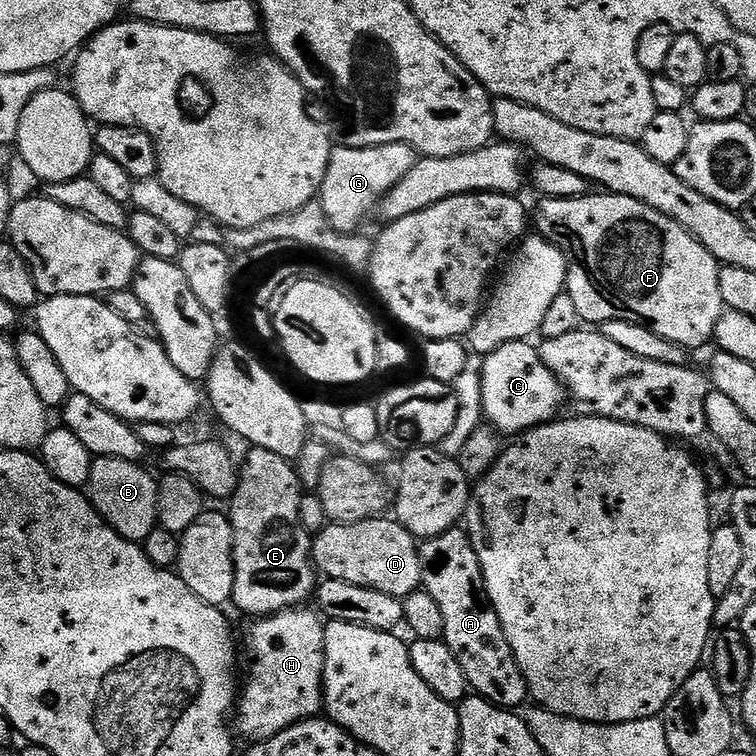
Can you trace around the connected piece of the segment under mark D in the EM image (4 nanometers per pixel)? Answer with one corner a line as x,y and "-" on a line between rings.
395,518
363,520
357,524
328,523
322,531
315,533
312,562
321,577
382,590
382,594
401,598
421,591
424,583
420,544

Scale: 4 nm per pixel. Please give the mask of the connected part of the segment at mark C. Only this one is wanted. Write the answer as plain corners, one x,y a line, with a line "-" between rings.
515,340
506,346
498,346
498,350
483,357
479,370
482,374
484,419
489,425
492,423
498,431
523,434
531,428
537,428
539,424
550,424
561,415
560,407
566,401
564,383
552,373
546,362
542,362
539,347
535,343
532,345
528,340

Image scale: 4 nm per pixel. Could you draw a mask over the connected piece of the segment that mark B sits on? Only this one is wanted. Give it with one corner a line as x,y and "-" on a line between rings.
122,458
93,459
90,478
86,485
86,495
92,507
100,513
103,523
110,525
122,538
142,542
158,526
160,511
158,510
157,477
152,477
146,469
134,460

